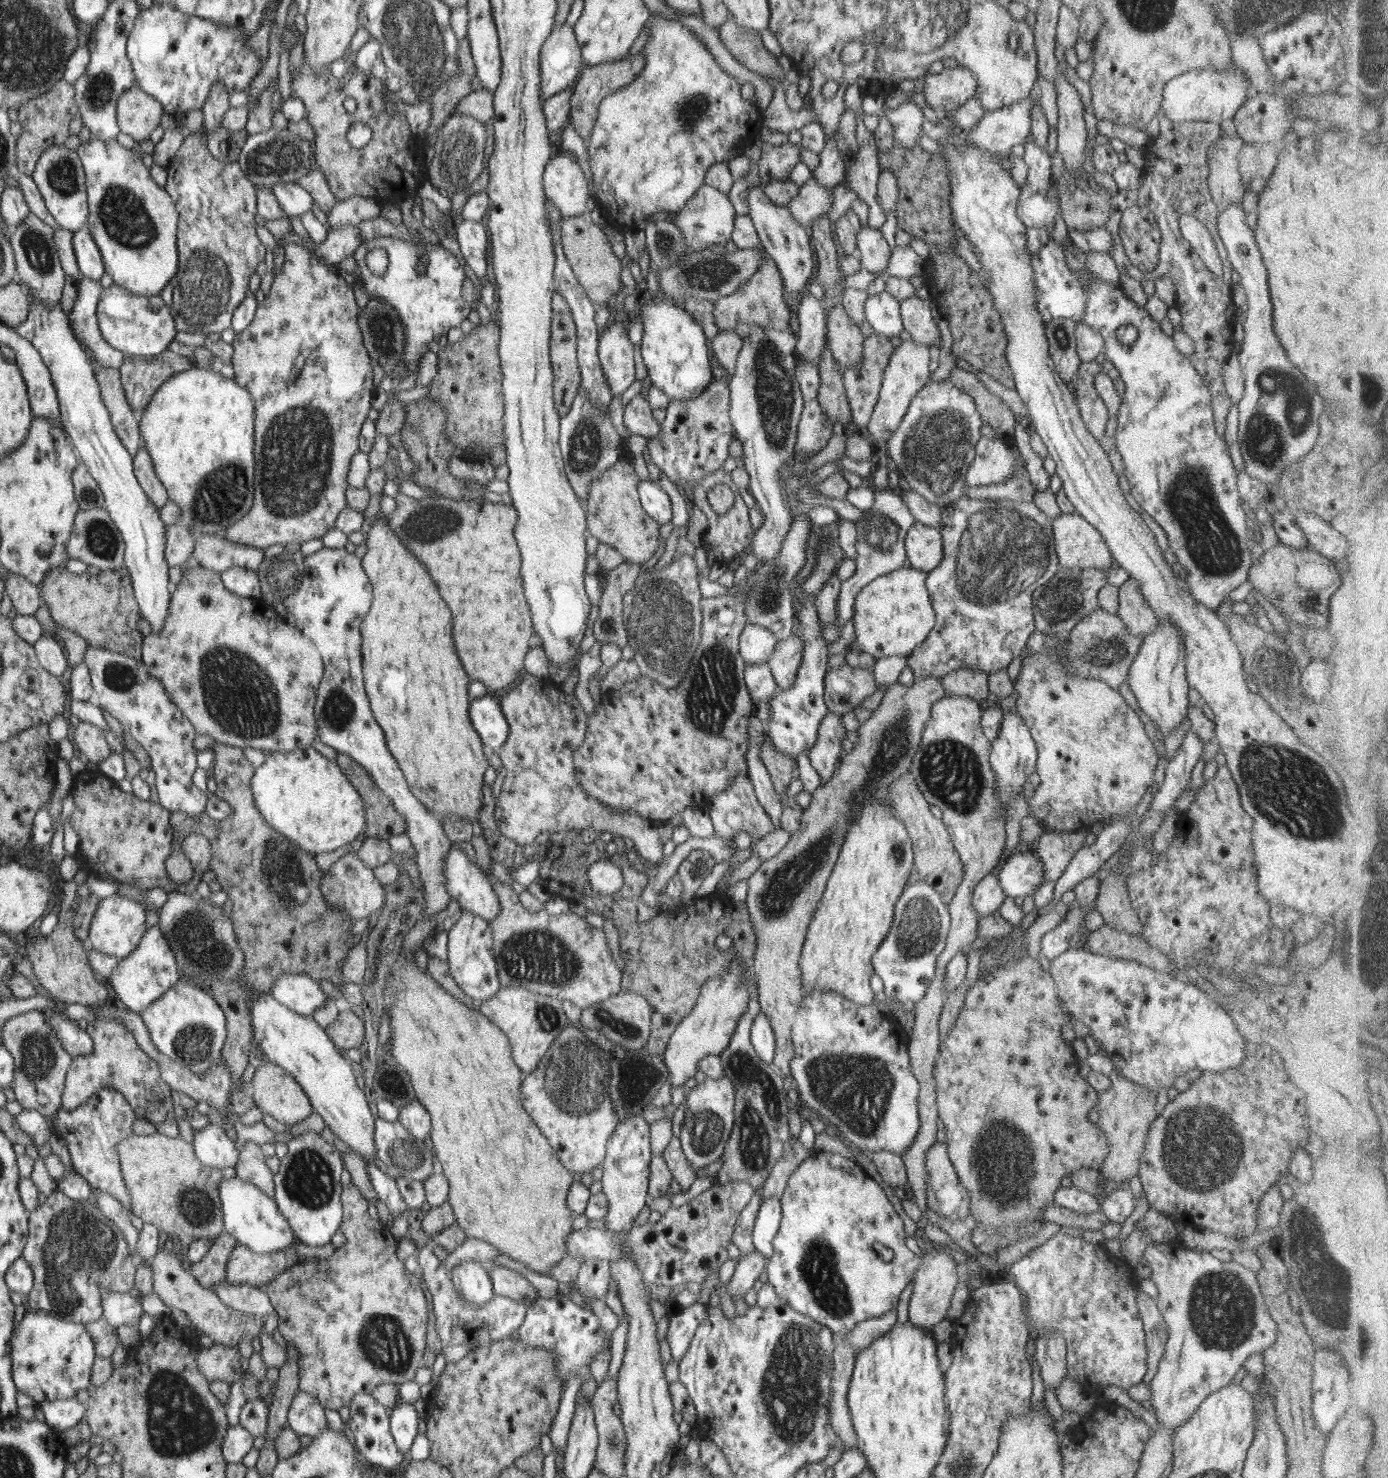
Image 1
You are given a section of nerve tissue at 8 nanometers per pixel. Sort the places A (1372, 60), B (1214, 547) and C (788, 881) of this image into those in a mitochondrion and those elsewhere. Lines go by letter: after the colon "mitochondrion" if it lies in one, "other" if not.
A: mitochondrion
B: mitochondrion
C: mitochondrion

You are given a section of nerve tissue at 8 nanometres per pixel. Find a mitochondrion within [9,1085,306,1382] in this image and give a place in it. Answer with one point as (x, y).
(79, 1247)

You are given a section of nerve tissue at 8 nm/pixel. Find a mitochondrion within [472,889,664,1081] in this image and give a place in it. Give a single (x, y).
(536, 957)

